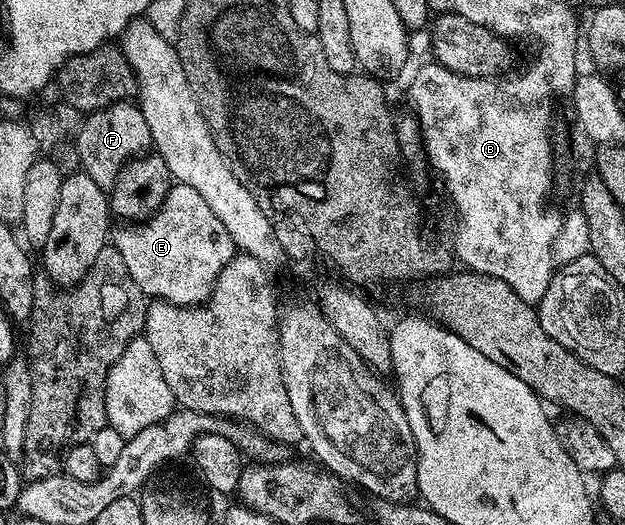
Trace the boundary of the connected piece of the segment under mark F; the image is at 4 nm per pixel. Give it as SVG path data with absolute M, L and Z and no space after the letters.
M132 101L111 103L108 107L91 112L85 119L88 120L81 127L79 124L74 135L79 166L103 191L111 192L120 172L152 147L150 125L146 125L146 117L142 117L139 106Z

